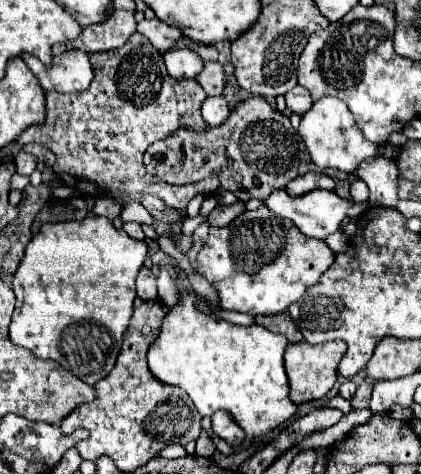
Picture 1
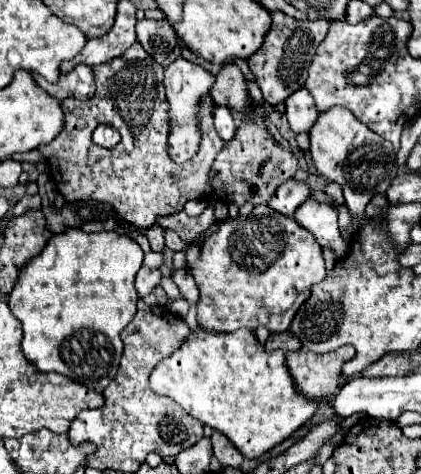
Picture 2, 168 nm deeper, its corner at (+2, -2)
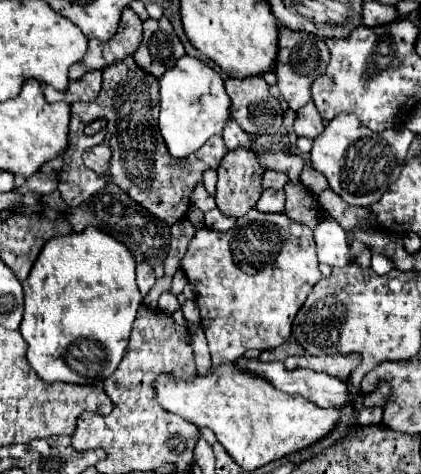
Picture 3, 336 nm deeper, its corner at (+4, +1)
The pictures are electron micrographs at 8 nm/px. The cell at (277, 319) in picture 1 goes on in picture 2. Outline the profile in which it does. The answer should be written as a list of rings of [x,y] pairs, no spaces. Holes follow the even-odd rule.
[[[285,331],[285,333],[273,333],[267,339],[265,349],[267,351],[275,351],[275,349],[281,349],[281,351],[297,351],[297,349],[301,349],[301,343],[291,335],[291,331]]]

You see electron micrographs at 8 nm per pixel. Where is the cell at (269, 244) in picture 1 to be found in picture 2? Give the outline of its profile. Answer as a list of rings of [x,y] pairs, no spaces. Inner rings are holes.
[[[267,205],[255,207],[249,215],[237,215],[233,221],[215,221],[197,241],[186,244],[183,251],[199,287],[197,321],[209,333],[231,333],[241,327],[255,331],[259,325],[271,333],[283,333],[289,329],[299,307],[309,299],[311,287],[327,277],[323,249],[313,233],[303,229],[295,219],[271,211]]]

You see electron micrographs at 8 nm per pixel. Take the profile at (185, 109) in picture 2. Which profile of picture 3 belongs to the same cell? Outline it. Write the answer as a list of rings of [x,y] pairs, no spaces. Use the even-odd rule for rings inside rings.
[[[183,56],[179,64],[159,78],[161,86],[161,112],[159,130],[175,158],[187,158],[197,152],[213,134],[221,134],[229,120],[229,96],[223,86],[223,78],[197,58]]]

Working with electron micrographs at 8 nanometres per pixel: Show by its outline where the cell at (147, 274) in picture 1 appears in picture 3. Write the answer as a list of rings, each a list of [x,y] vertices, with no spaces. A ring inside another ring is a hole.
[[[143,262],[143,264],[137,264],[137,286],[139,286],[139,292],[145,296],[155,284],[155,272],[153,268]]]

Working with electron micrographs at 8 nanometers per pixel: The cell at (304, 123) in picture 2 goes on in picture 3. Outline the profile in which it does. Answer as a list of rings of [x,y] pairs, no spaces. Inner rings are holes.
[[[305,104],[303,108],[297,110],[297,118],[293,122],[293,130],[297,136],[307,136],[307,138],[315,138],[323,132],[325,124],[323,118],[319,116],[315,104]]]

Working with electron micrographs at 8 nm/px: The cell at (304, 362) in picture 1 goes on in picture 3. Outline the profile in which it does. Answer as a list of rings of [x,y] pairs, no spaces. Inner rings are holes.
[[[351,352],[351,354],[323,354],[323,356],[291,356],[285,360],[287,370],[295,368],[311,368],[315,372],[327,372],[339,380],[347,380],[351,370],[361,362],[361,356]]]

